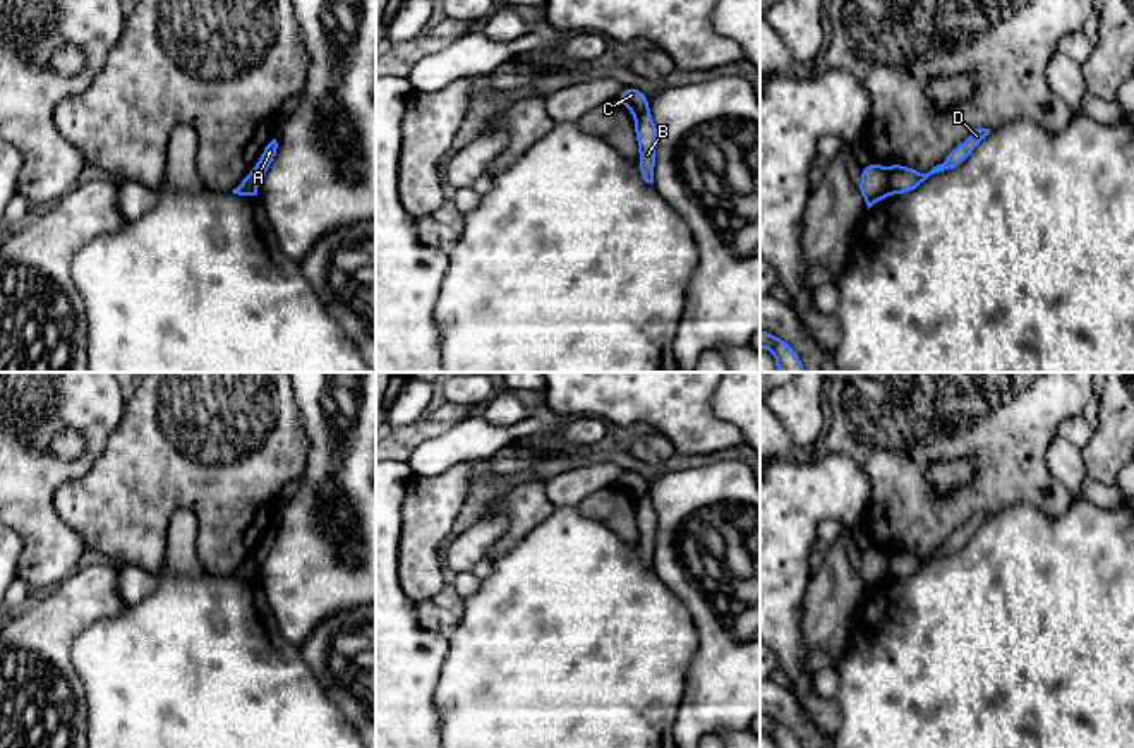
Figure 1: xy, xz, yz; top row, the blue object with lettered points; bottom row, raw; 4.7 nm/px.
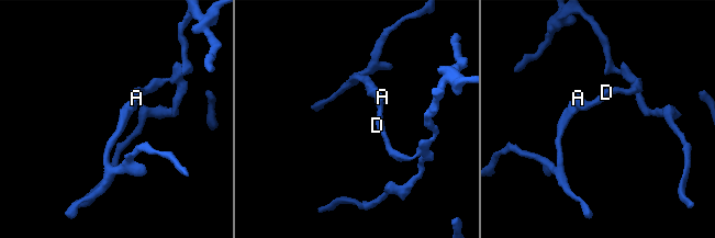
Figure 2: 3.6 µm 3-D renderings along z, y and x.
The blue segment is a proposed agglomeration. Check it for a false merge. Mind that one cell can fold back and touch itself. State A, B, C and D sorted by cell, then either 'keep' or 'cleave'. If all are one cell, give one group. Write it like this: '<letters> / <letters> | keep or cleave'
A B D / C | cleave

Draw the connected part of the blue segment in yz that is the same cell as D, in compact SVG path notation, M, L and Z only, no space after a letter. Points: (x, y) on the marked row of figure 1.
M974 129L961 146L950 149L949 156L942 165L933 166L928 173L920 173L904 165L890 165L885 166L889 180L890 180L890 192L892 194L908 194L916 190L930 175L956 168L961 165L974 149L976 146L990 134L990 129Z

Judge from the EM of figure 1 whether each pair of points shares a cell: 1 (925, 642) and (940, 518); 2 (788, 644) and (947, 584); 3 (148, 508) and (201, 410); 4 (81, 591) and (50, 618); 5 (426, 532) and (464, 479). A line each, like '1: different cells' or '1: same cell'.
1: different cells
2: different cells
3: same cell
4: same cell
5: same cell

